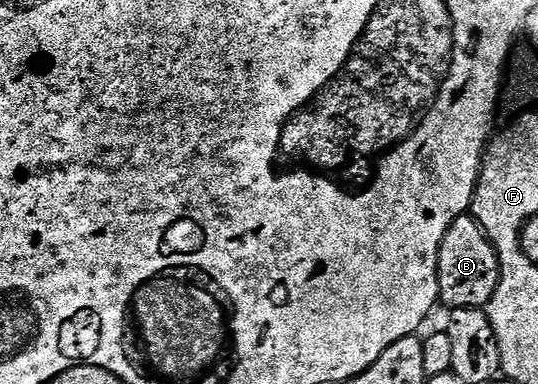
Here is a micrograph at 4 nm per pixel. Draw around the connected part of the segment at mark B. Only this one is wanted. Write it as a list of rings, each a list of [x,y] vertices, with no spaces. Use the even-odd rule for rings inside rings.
[[[472,216],[457,218],[438,244],[438,300],[450,310],[485,307],[498,287],[498,257]]]

